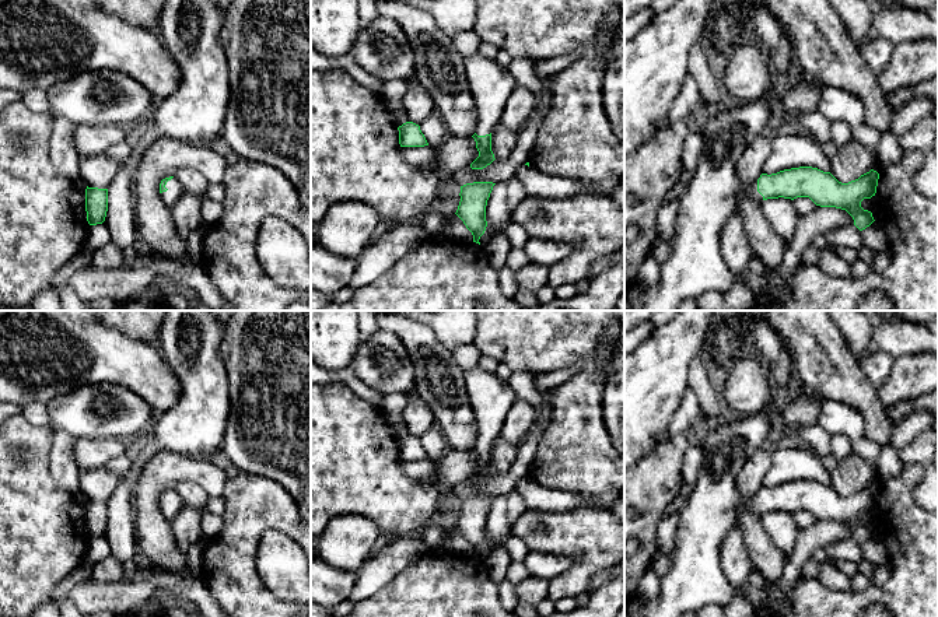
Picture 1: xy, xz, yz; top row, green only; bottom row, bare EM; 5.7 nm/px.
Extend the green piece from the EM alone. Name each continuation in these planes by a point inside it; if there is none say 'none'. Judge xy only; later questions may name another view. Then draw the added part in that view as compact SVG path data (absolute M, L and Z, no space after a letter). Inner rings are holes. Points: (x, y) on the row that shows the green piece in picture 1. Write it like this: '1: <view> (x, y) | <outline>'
1: xy (175, 189) | M172 178L171 180L168 180L165 187L168 190L162 192L161 196L167 201L167 204L169 207L172 207L181 199L185 189L183 189L182 183L176 178Z

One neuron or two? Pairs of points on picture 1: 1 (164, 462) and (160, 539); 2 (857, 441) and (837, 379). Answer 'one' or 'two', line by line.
1: one
2: two

